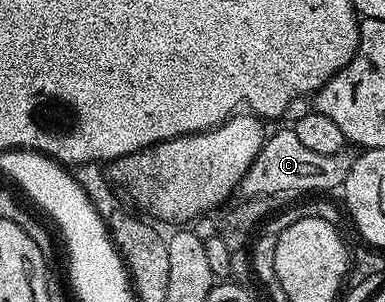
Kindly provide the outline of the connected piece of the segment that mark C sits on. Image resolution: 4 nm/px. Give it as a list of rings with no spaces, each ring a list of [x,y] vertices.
[[[295,129],[280,130],[277,134],[267,135],[264,147],[258,152],[254,164],[246,172],[246,176],[240,181],[239,189],[244,198],[267,198],[275,199],[275,194],[288,194],[291,190],[332,190],[343,187],[346,176],[350,172],[354,161],[353,155],[347,149],[339,150],[337,154],[321,156],[319,152],[310,152],[310,148],[305,148],[302,140],[298,140]]]

